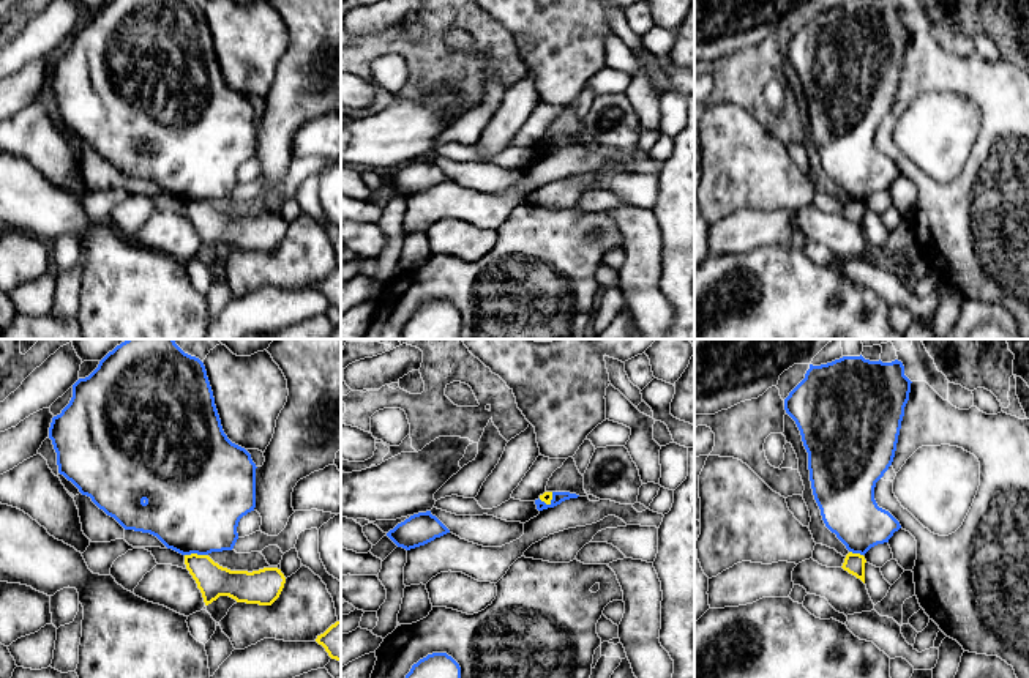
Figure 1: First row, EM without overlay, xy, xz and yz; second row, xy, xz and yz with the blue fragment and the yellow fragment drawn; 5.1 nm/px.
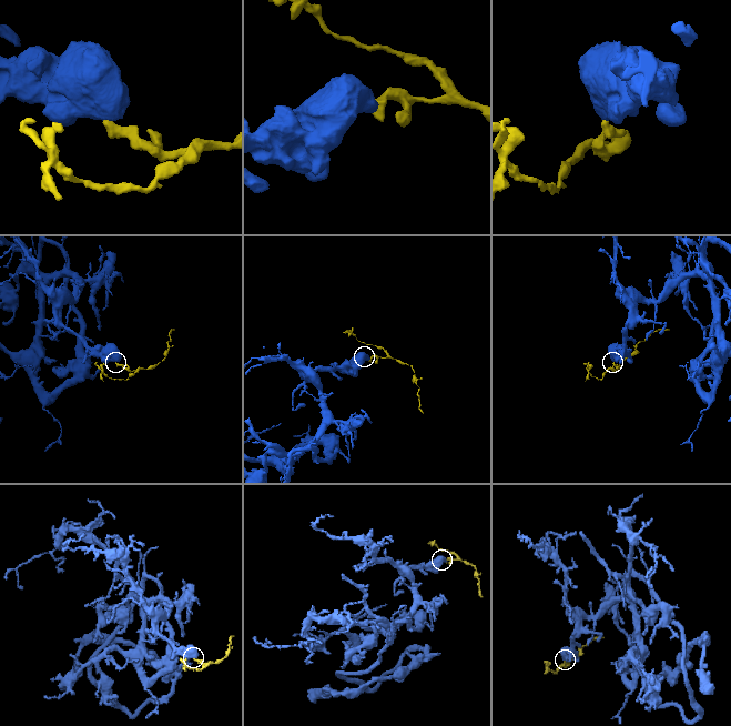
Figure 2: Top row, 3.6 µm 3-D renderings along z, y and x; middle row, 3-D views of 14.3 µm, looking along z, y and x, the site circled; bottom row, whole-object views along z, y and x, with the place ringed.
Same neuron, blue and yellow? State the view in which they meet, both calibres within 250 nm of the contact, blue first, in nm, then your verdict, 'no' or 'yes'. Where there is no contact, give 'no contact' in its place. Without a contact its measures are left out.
contact in xy; calibres 500 and 170 nm; no

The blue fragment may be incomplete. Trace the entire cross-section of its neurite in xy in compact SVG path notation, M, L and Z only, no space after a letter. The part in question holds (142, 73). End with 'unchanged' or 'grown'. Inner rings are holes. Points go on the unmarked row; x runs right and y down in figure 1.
M107 0L98 14L85 25L73 32L73 44L60 61L52 65L49 85L57 99L58 120L71 128L82 142L114 164L125 177L150 180L167 196L181 202L208 202L211 199L232 197L237 186L237 173L243 162L256 155L256 110L251 101L232 90L223 77L221 66L215 52L213 38L204 9L188 0Z | unchanged

